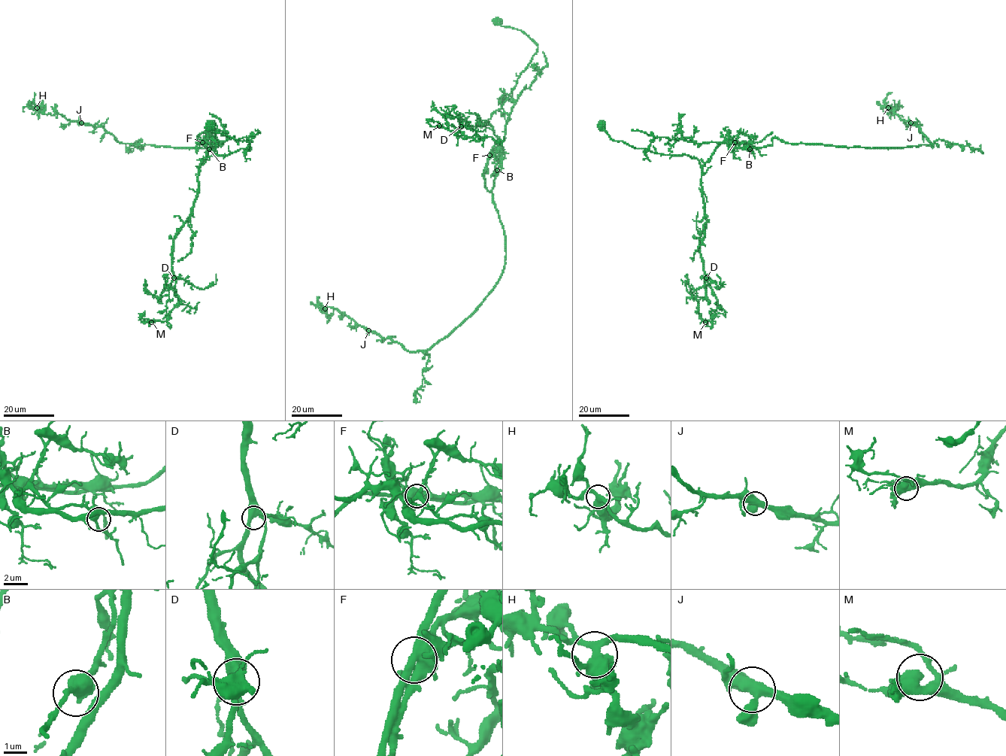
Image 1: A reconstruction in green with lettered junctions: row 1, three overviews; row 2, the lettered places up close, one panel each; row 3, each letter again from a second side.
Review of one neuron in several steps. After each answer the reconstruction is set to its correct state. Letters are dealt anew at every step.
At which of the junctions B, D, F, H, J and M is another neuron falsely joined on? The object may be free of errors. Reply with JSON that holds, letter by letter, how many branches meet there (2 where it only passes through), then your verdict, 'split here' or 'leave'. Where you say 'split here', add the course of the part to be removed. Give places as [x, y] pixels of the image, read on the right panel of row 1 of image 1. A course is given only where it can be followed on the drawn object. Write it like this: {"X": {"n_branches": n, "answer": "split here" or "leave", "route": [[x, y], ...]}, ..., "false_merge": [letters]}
{"B": {"n_branches": 3, "answer": "leave"}, "D": {"n_branches": 3, "answer": "leave"}, "F": {"n_branches": 3, "answer": "split here", "route": [[734, 142], [722, 141], [701, 168], [706, 228], [700, 251], [717, 308], [711, 321], [702, 320], [698, 311]]}, "H": {"n_branches": 3, "answer": "leave"}, "J": {"n_branches": 3, "answer": "leave"}, "M": {"n_branches": 3, "answer": "leave"}, "false_merge": ["F"]}

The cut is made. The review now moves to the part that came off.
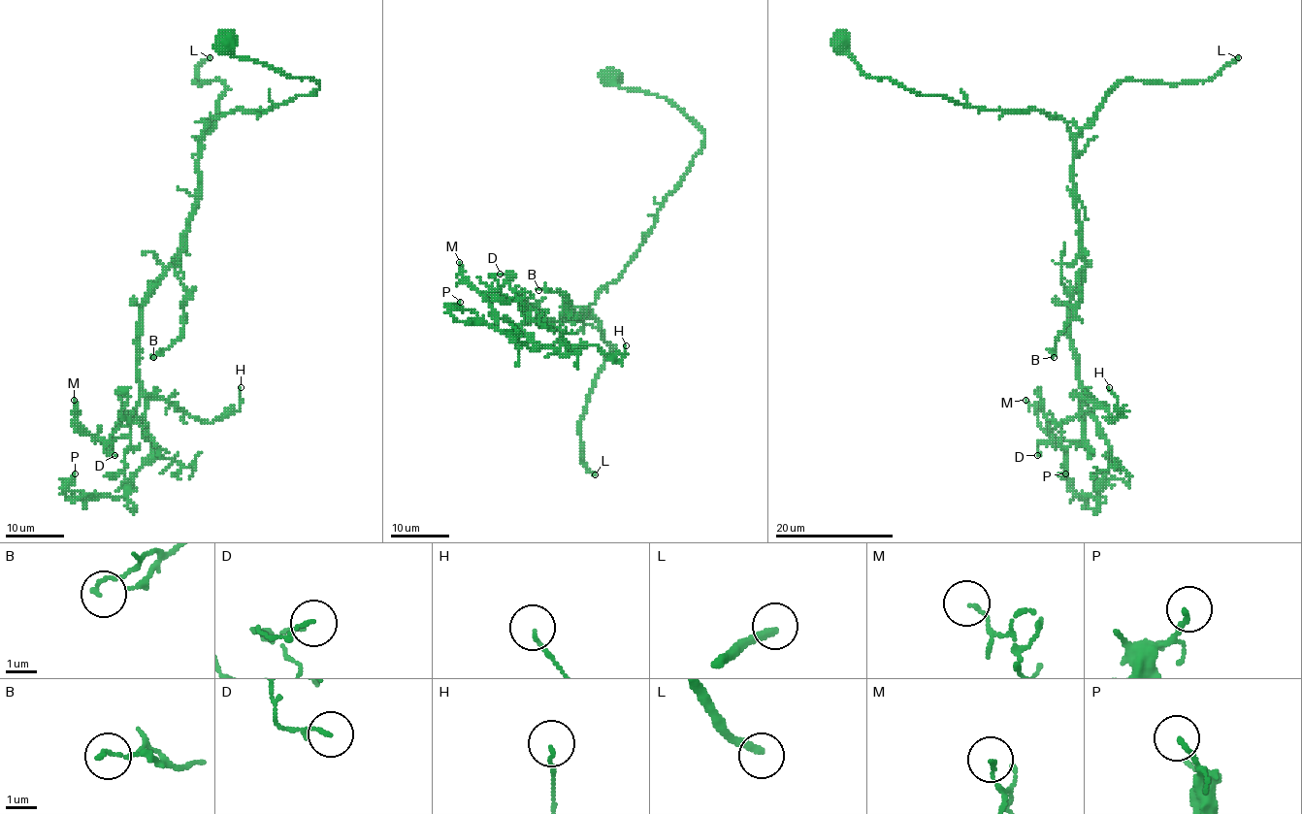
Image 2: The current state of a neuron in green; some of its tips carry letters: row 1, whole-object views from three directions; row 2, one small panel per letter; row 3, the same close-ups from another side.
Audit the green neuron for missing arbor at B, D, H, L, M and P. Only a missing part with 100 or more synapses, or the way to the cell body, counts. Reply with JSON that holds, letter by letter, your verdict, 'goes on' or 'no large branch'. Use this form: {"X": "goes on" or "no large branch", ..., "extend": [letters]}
{"B": "no large branch", "D": "no large branch", "H": "no large branch", "L": "goes on", "M": "no large branch", "P": "no large branch", "extend": ["L"]}

